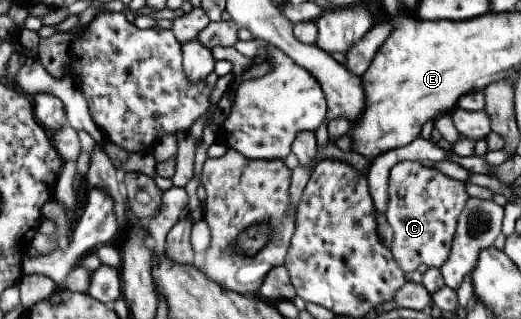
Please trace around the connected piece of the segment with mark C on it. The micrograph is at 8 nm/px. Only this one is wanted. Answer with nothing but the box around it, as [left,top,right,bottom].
[383,160,469,273]

